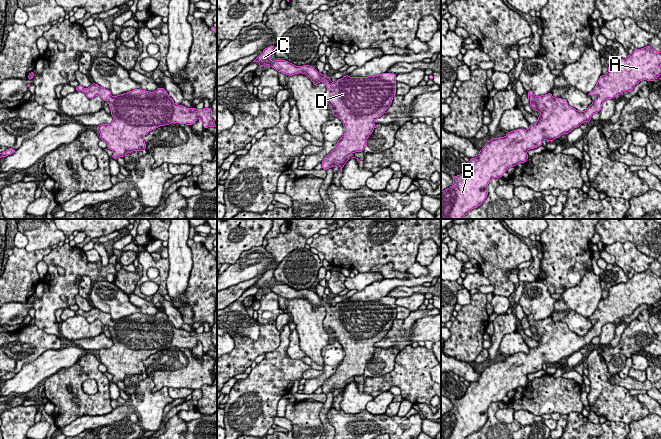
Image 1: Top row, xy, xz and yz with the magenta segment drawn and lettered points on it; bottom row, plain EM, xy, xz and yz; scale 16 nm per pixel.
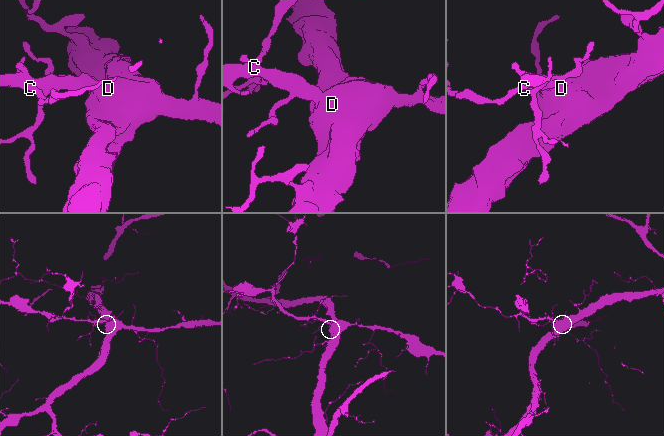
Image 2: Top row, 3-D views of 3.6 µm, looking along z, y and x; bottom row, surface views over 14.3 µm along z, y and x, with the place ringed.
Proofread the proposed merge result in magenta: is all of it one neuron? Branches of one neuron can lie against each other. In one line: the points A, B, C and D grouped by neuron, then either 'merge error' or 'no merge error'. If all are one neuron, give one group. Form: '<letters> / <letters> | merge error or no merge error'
A B C D | no merge error

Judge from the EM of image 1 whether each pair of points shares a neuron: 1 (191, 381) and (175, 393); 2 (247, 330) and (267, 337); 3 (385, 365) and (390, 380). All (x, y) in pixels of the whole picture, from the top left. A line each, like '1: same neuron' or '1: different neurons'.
1: different neurons
2: different neurons
3: different neurons

